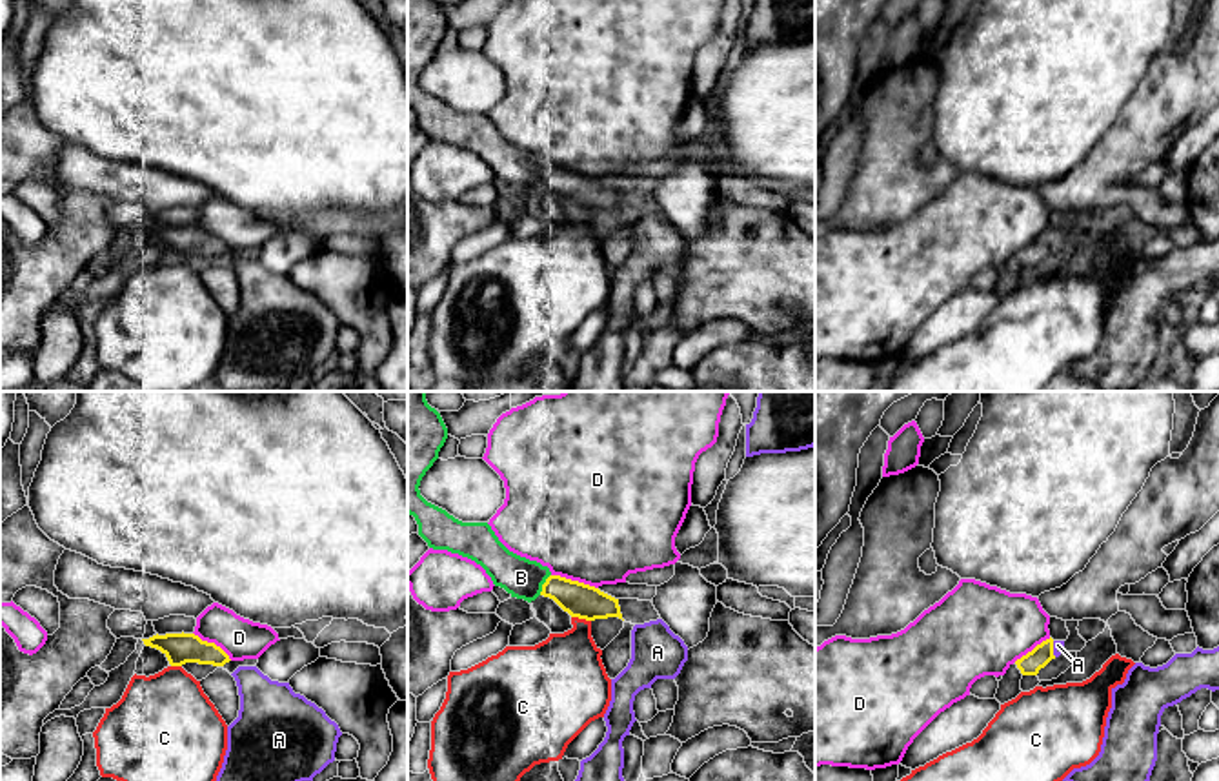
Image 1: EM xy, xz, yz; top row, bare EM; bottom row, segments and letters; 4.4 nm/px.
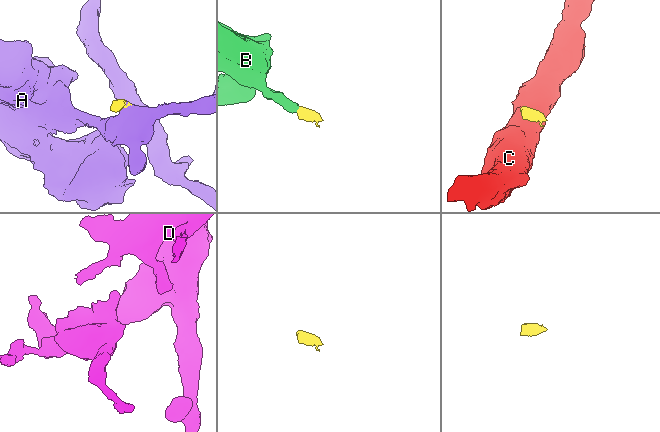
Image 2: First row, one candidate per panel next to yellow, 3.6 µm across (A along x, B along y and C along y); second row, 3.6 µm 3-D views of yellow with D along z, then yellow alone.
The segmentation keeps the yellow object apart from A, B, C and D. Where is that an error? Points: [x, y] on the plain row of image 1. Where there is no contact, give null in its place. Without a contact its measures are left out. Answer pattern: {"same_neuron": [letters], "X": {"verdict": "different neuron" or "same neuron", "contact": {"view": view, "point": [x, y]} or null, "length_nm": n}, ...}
{"same_neuron": ["A", "B"], "A": {"verdict": "same neuron", "contact": {"view": "yz", "point": [1052, 241]}, "length_nm": 70}, "B": {"verdict": "same neuron", "contact": {"view": "xz", "point": [543, 177]}, "length_nm": 110}, "C": {"verdict": "different neuron", "contact": {"view": "xz", "point": [581, 210]}, "length_nm": 90}, "D": {"verdict": "different neuron", "contact": {"view": "xz", "point": [575, 173]}, "length_nm": 220}}

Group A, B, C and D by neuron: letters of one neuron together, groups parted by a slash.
A B / C / D

